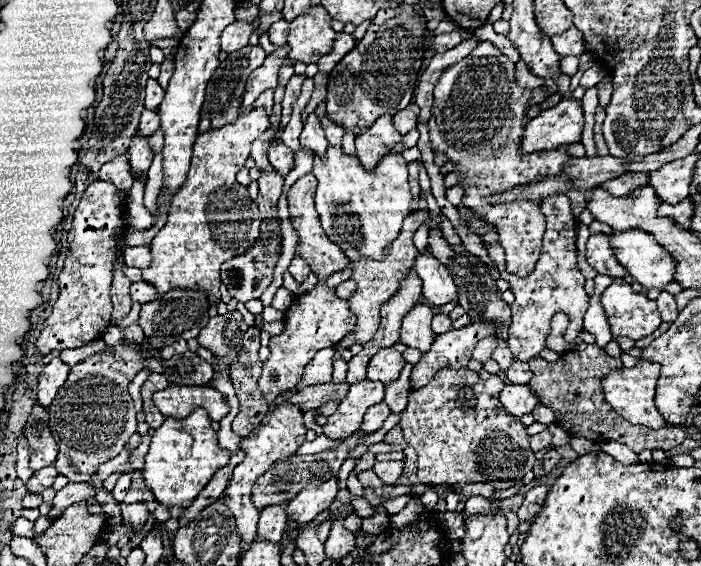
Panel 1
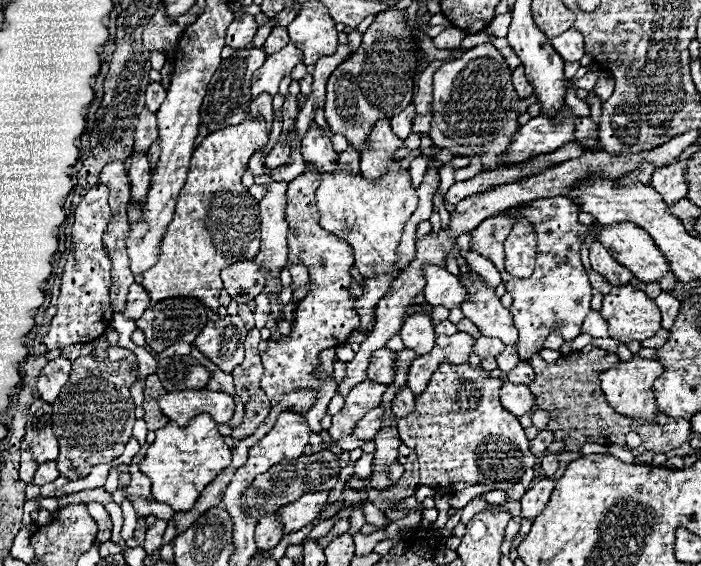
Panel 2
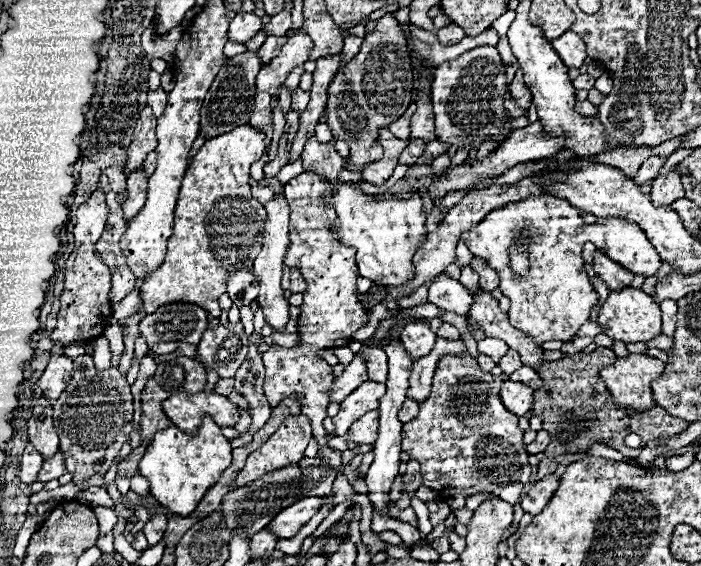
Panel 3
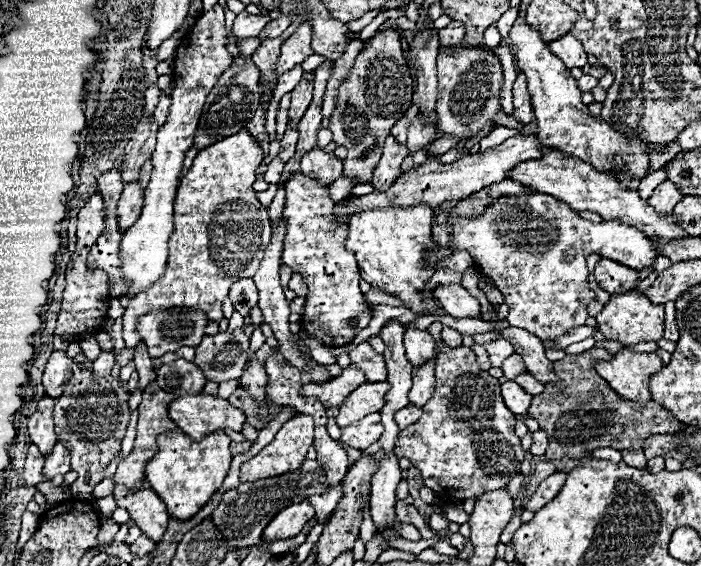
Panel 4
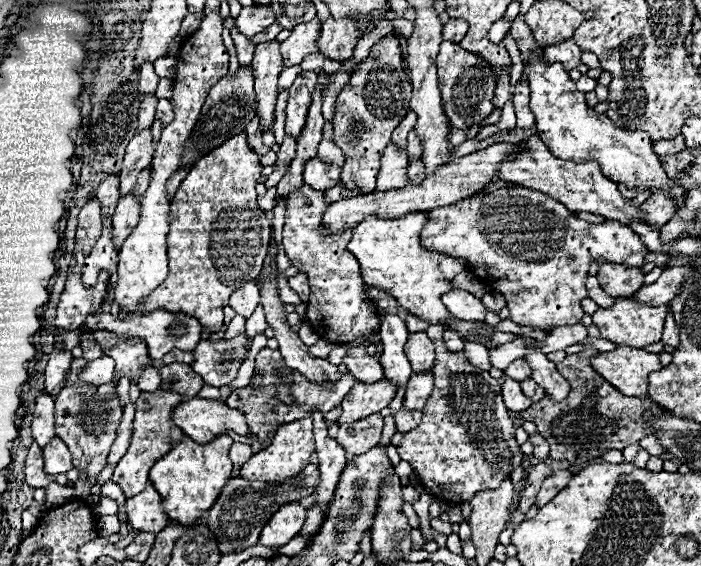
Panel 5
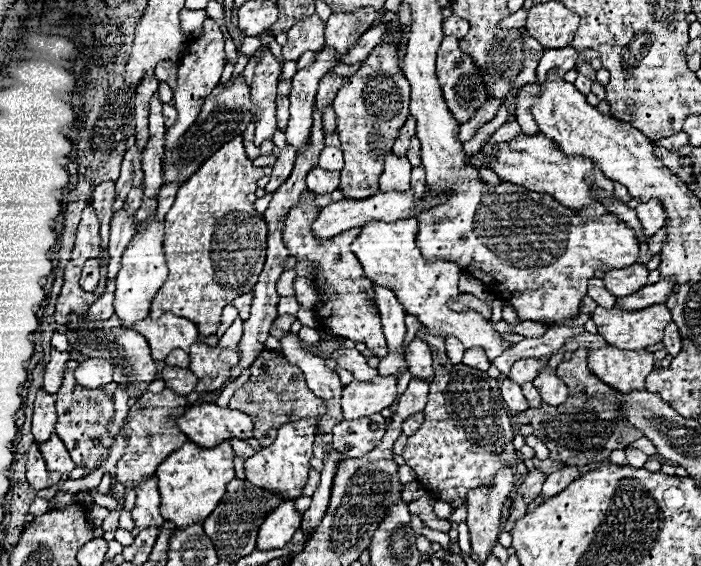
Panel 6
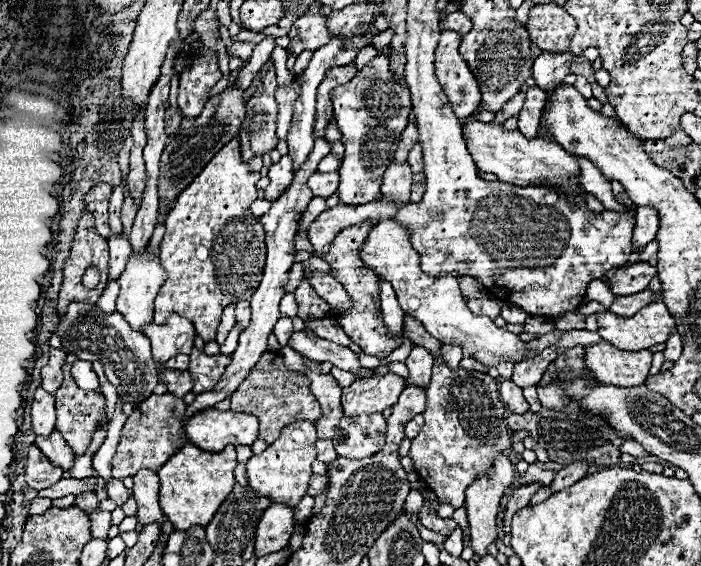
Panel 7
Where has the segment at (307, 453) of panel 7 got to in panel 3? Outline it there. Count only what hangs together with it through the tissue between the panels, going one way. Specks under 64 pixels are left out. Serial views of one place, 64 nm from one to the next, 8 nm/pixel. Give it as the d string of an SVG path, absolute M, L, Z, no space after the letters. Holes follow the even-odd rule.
M304 414L284 418L280 428L248 456L246 466L238 472L236 488L264 476L268 470L288 466L290 462L300 462L300 458L304 458L304 448L308 446L310 438L312 428L310 420Z

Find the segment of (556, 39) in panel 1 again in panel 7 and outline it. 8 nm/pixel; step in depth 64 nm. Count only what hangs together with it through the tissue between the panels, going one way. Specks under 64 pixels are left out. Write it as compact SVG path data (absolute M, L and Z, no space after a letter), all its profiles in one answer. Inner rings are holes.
M544 52L536 62L534 62L534 80L536 84L548 92L548 86L558 86L568 74L570 74L570 64L574 60L572 52Z

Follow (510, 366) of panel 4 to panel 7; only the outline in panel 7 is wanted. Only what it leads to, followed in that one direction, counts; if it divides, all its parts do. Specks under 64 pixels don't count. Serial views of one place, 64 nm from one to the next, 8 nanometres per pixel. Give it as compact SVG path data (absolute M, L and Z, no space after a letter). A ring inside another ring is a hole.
M550 348L550 350L544 350L542 354L530 358L530 360L524 360L524 362L516 362L514 364L514 374L512 374L512 382L518 384L520 388L524 386L536 386L538 380L542 378L542 374L546 372L548 364L556 358L556 348Z

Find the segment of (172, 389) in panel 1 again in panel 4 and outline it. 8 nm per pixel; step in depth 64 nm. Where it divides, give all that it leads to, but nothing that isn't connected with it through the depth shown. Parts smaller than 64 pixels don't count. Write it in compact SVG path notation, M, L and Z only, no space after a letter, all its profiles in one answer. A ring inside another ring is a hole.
M208 394L180 396L168 404L168 414L192 440L200 440L212 430L230 428L240 432L246 418L228 400Z

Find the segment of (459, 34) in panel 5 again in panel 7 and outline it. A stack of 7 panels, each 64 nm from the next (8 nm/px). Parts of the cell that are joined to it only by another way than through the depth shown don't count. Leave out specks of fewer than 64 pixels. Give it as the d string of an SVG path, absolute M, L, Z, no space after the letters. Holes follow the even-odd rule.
M452 12L452 14L448 14L446 18L444 18L444 28L446 30L452 30L452 32L458 32L458 34L466 34L470 28L472 28L472 22L470 22L470 18L468 16L464 16L464 14L460 14L460 12Z

